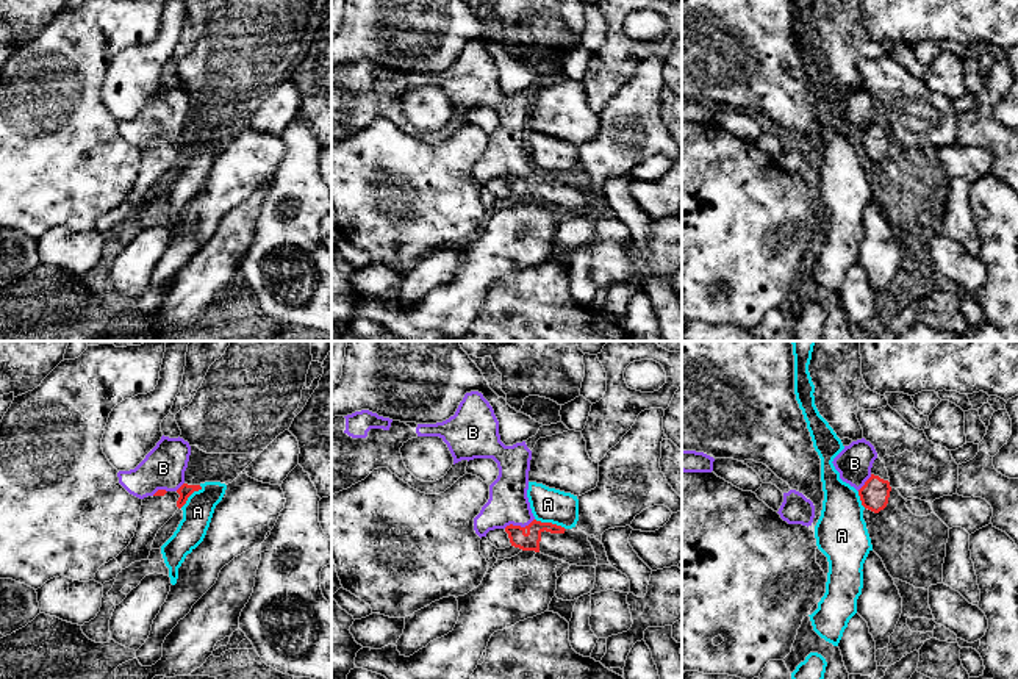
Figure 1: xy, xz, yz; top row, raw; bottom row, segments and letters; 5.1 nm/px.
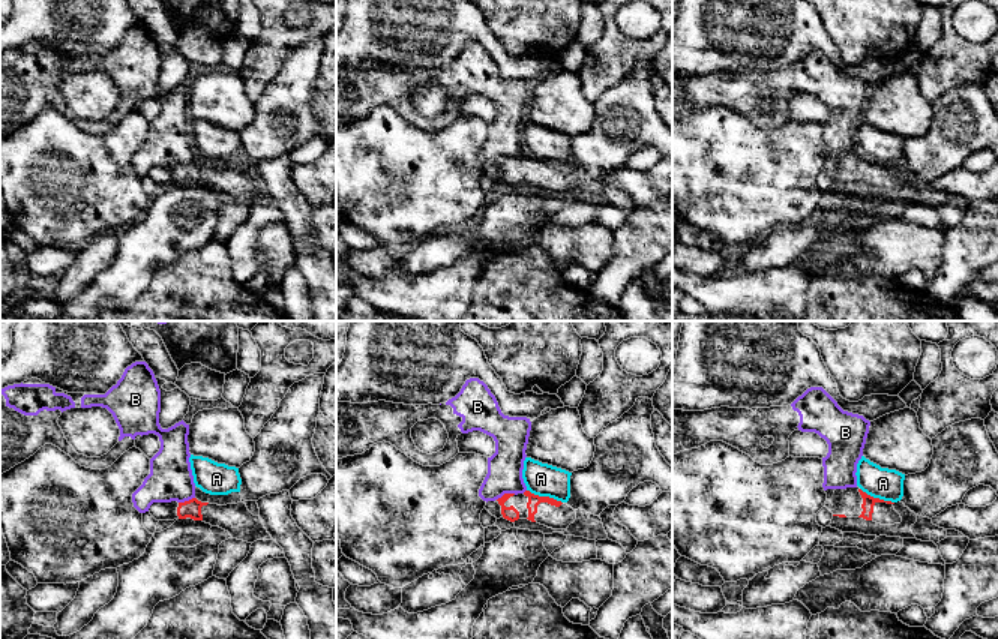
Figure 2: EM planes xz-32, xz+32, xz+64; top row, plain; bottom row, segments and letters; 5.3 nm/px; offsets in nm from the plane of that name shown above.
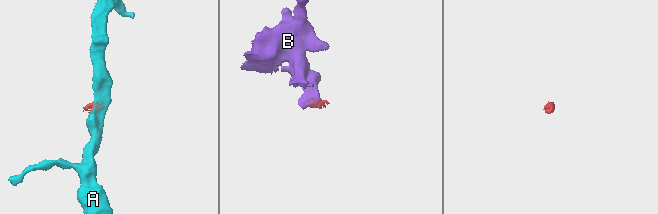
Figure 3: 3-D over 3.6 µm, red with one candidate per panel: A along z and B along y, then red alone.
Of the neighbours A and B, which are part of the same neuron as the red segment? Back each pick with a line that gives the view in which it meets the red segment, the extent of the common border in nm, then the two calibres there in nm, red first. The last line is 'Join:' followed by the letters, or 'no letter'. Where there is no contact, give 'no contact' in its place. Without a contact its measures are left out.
Join: no letter

